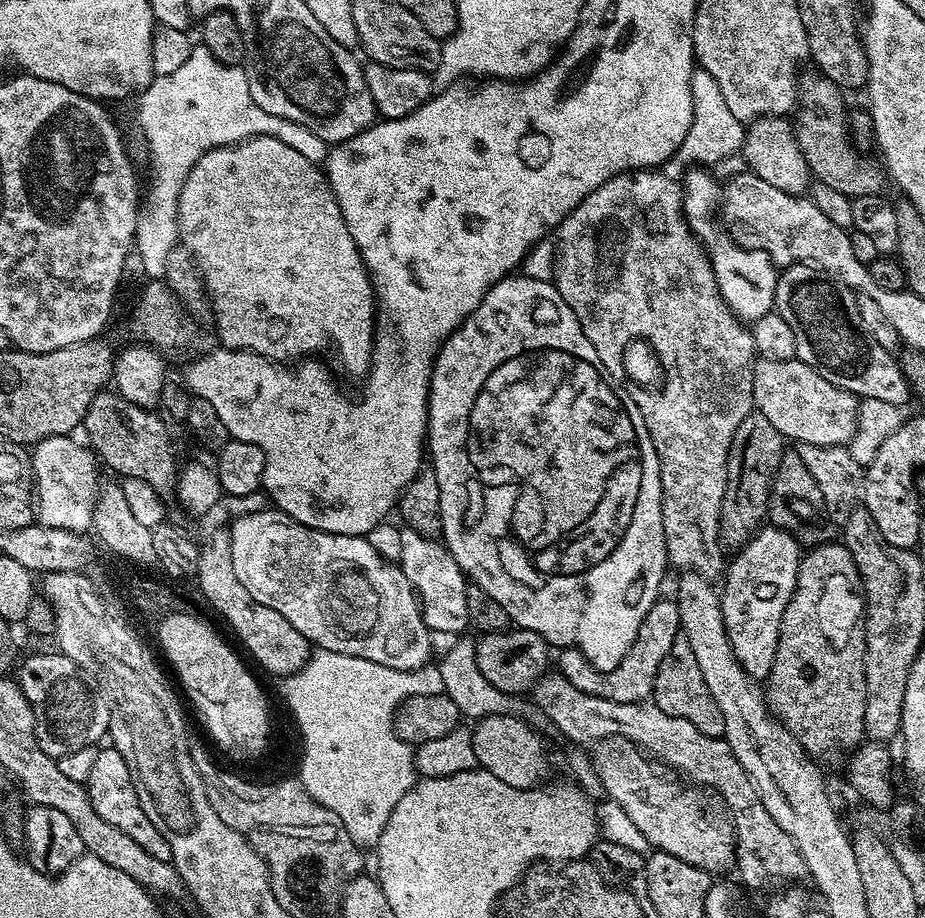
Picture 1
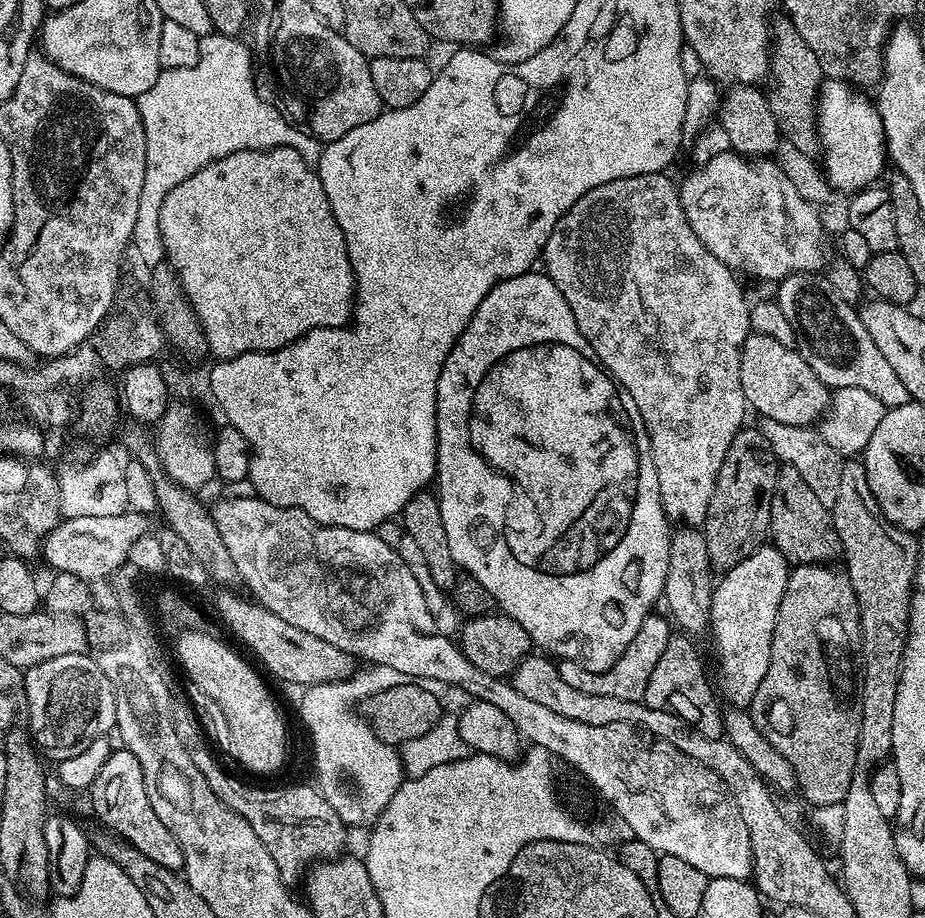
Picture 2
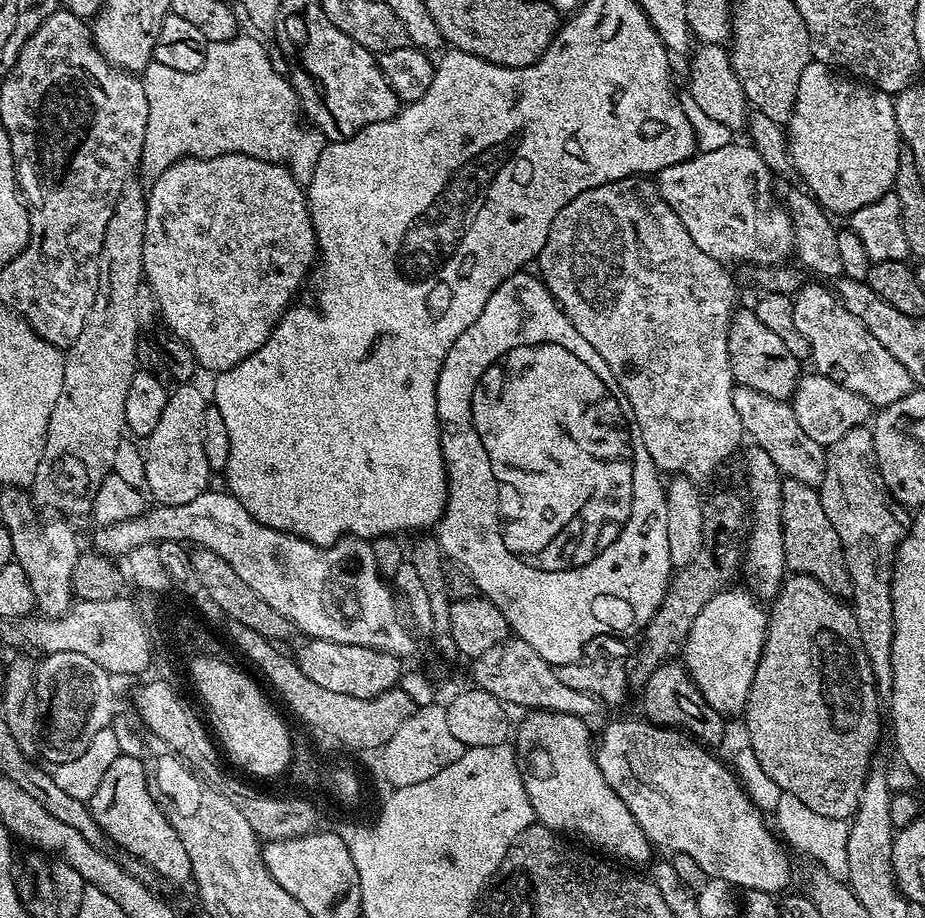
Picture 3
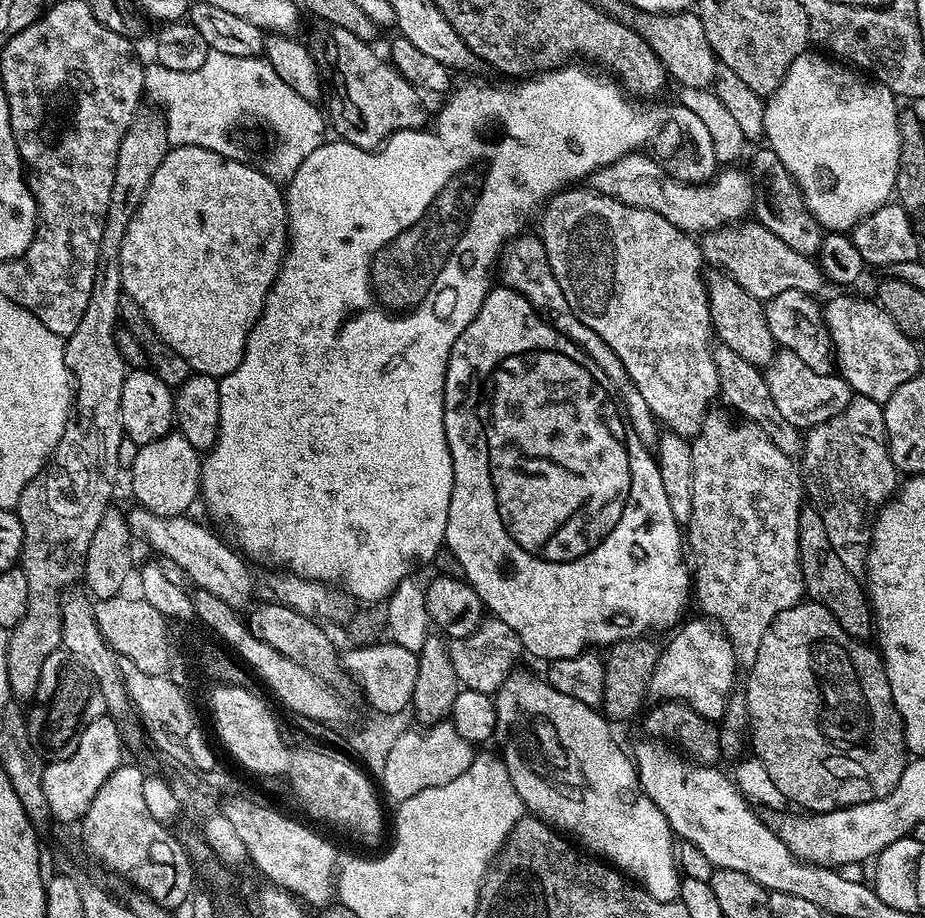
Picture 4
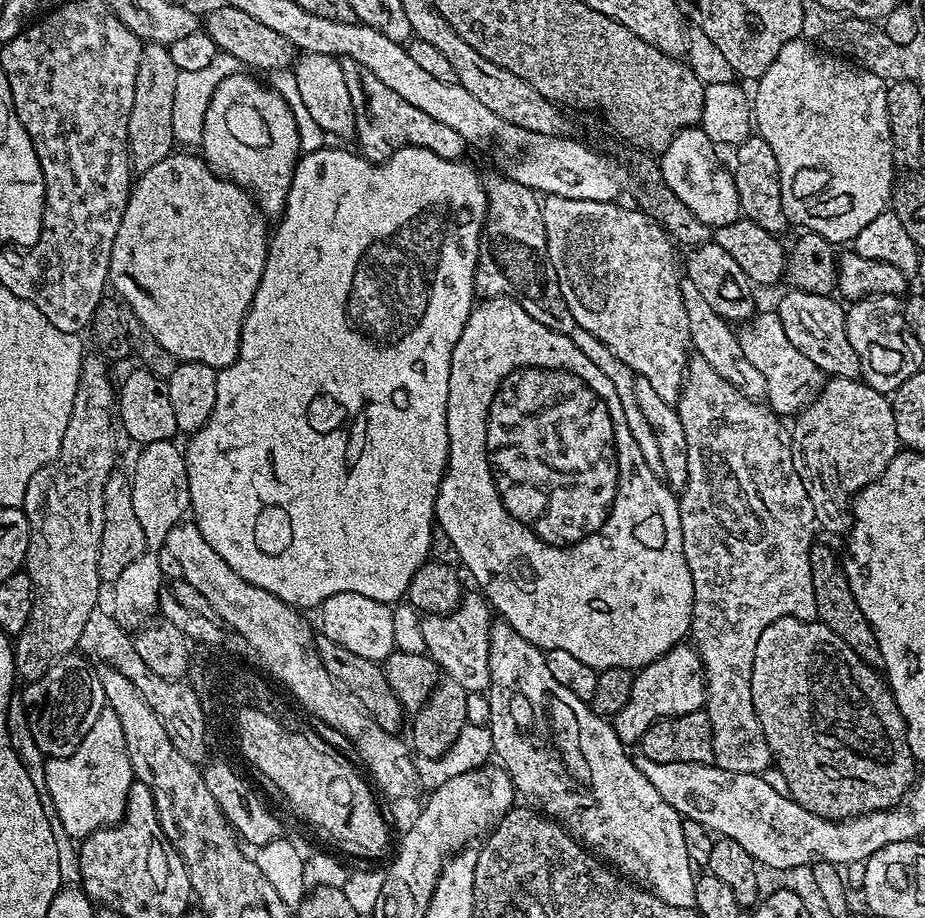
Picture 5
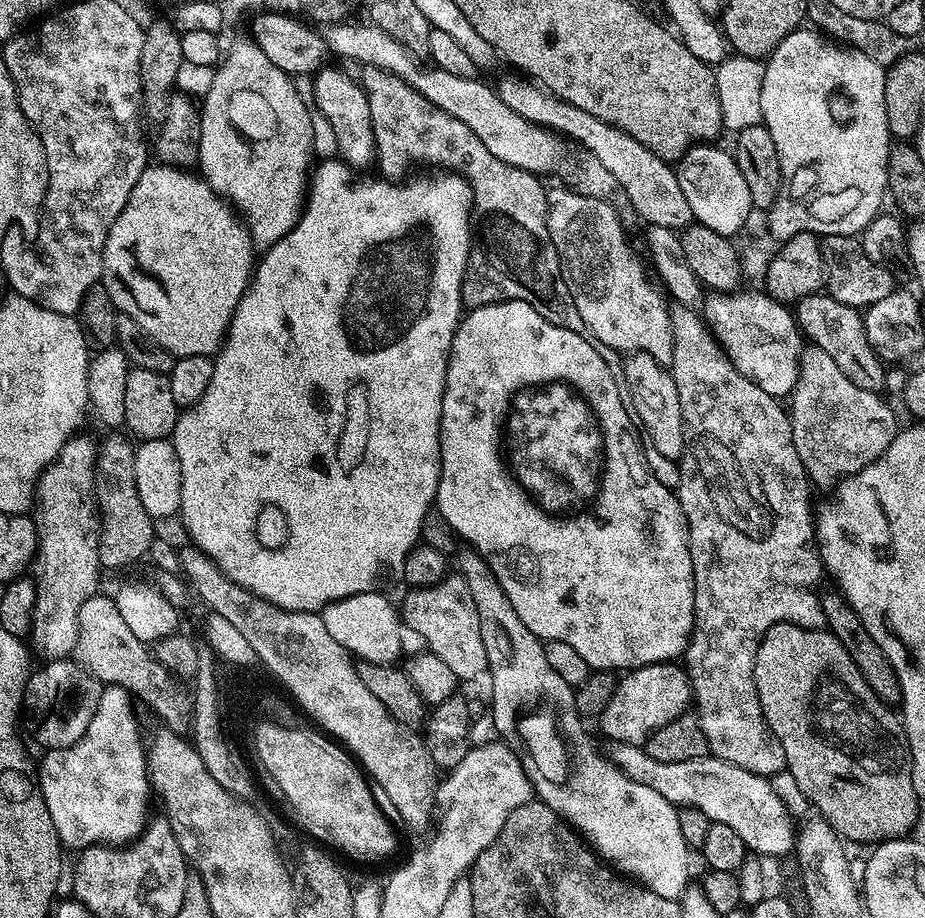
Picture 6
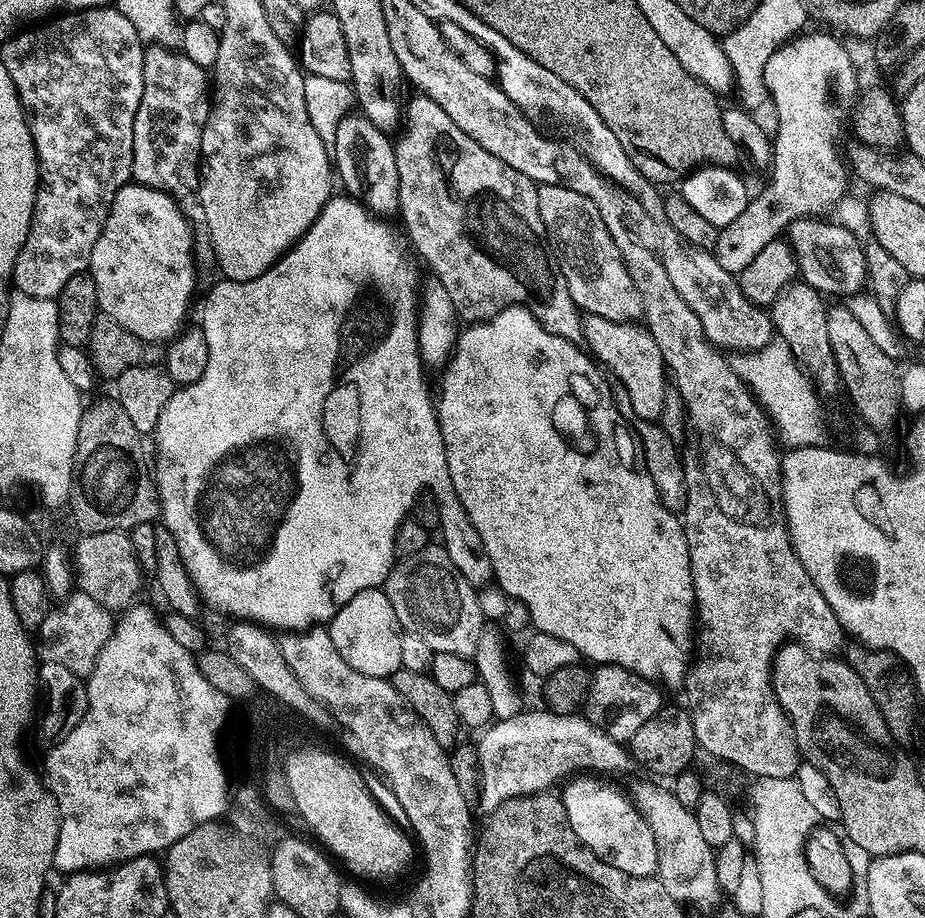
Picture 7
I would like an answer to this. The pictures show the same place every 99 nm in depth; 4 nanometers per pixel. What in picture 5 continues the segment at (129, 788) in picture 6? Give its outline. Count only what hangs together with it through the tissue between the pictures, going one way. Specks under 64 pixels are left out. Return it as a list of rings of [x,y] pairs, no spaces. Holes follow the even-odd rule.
[[[103,708],[98,714],[98,722],[90,726],[90,734],[86,734],[86,738],[78,742],[74,754],[66,758],[51,758],[45,763],[45,780],[62,827],[74,841],[79,842],[100,828],[119,824],[124,816],[124,808],[128,805],[128,791],[133,786],[134,777],[130,754],[126,750],[126,738],[122,738],[122,722],[118,722],[118,714],[114,714],[112,708]]]

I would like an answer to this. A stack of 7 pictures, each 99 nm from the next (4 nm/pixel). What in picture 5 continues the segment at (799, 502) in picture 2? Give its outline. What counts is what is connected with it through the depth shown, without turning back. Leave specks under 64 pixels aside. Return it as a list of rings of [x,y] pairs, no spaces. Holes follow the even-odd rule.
[[[813,543],[810,550],[810,570],[814,578],[814,602],[816,603],[816,615],[821,624],[825,624],[862,662],[866,662],[872,668],[879,669],[884,663],[882,650],[878,646],[878,638],[874,638],[874,630],[870,622],[866,622],[866,614],[858,606],[858,598],[854,598],[854,590],[850,588],[850,582],[844,573],[841,557],[836,557],[836,552],[828,544]]]

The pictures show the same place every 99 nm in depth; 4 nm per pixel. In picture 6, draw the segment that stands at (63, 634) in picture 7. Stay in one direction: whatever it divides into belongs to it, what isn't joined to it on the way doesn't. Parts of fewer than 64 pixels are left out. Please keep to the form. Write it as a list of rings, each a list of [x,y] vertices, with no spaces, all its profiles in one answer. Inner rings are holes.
[[[97,594],[82,602],[82,610],[78,610],[77,624],[76,645],[72,647],[71,655],[101,685],[131,690],[137,697],[142,696],[166,720],[176,720],[183,712],[185,715],[185,705],[183,708],[171,692],[173,677],[159,664],[149,645],[136,638],[133,631],[126,626],[125,619],[119,614],[118,606],[111,595],[108,597]]]

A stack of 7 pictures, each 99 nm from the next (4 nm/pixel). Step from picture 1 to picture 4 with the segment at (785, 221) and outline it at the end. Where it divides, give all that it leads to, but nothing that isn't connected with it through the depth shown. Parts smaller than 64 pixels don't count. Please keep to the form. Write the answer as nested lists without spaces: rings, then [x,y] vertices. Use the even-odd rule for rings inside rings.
[[[631,152],[610,166],[602,166],[590,177],[595,191],[628,206],[638,206],[662,214],[678,230],[689,234],[712,232],[726,224],[743,221],[753,211],[754,187],[749,173],[739,166],[724,166],[710,180],[689,183],[668,173],[661,161],[643,153]]]

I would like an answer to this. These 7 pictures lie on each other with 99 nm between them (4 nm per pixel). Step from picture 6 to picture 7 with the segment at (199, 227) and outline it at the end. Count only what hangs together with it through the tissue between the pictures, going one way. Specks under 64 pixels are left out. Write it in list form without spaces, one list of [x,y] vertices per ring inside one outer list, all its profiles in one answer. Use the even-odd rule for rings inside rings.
[[[129,182],[118,190],[102,234],[94,242],[88,267],[98,290],[100,312],[118,326],[126,326],[130,334],[145,342],[171,342],[185,327],[188,307],[196,292],[196,260],[192,257],[192,228],[184,217],[181,205],[169,193],[145,184]]]

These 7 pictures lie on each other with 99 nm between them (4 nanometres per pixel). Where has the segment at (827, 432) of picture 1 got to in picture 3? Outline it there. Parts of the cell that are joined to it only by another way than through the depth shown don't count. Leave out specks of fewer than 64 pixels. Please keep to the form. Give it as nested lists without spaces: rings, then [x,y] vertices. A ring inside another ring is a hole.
[[[751,307],[744,308],[741,312],[740,309],[733,311],[728,327],[728,353],[733,381],[742,386],[750,386],[750,390],[758,390],[776,400],[787,401],[796,388],[796,383],[800,381],[801,361],[790,354],[790,350],[786,350],[786,342],[782,342],[778,334],[773,334]]]

